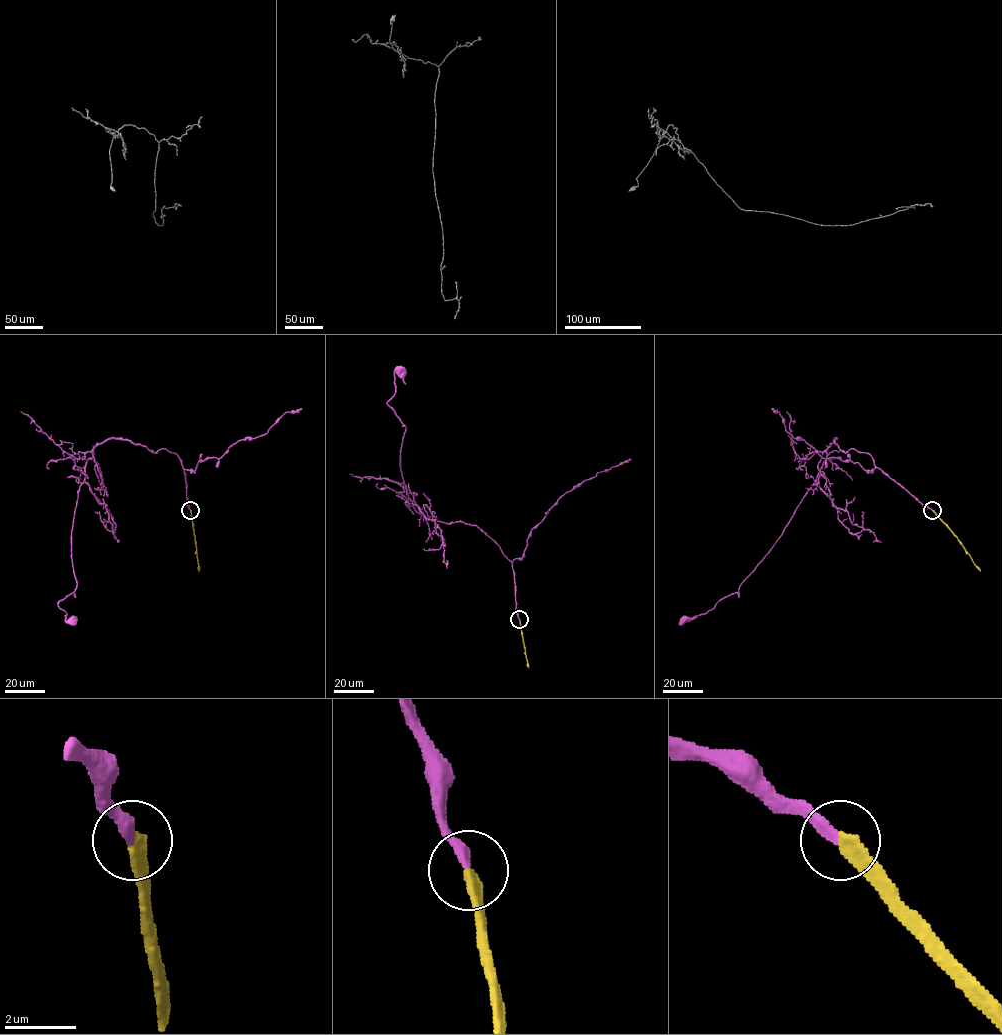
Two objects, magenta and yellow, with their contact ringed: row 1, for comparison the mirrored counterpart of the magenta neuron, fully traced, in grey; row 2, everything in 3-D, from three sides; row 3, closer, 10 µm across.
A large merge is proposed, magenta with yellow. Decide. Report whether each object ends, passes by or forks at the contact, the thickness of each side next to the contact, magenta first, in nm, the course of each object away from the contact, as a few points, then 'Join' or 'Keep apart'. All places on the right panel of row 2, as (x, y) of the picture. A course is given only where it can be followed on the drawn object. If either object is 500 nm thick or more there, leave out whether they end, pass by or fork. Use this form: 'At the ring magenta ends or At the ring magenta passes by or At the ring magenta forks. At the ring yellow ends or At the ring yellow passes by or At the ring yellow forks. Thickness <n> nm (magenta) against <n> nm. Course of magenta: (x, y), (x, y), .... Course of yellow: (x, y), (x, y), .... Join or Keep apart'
At the ring magenta ends. At the ring yellow ends. Thickness 320 nm (magenta) against 380 nm. Course of magenta: (932, 510), (877, 467), (868, 454), (843, 452), (835, 438), (818, 479), (737, 592), (684, 621). Course of yellow: (933, 510), (980, 571). Join

